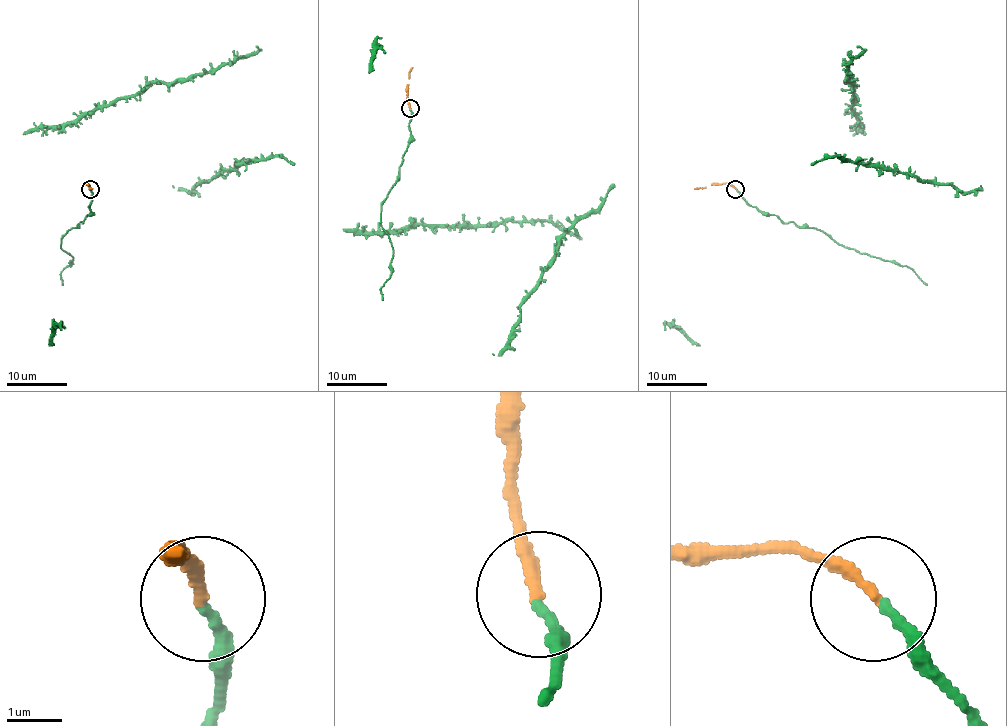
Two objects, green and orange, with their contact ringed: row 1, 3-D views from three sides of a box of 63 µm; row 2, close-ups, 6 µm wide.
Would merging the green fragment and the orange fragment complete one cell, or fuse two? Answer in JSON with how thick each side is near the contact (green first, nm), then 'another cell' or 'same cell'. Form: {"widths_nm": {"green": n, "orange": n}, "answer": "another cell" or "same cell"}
{"widths_nm": {"green": 180, "orange": 220}, "answer": "same cell"}

